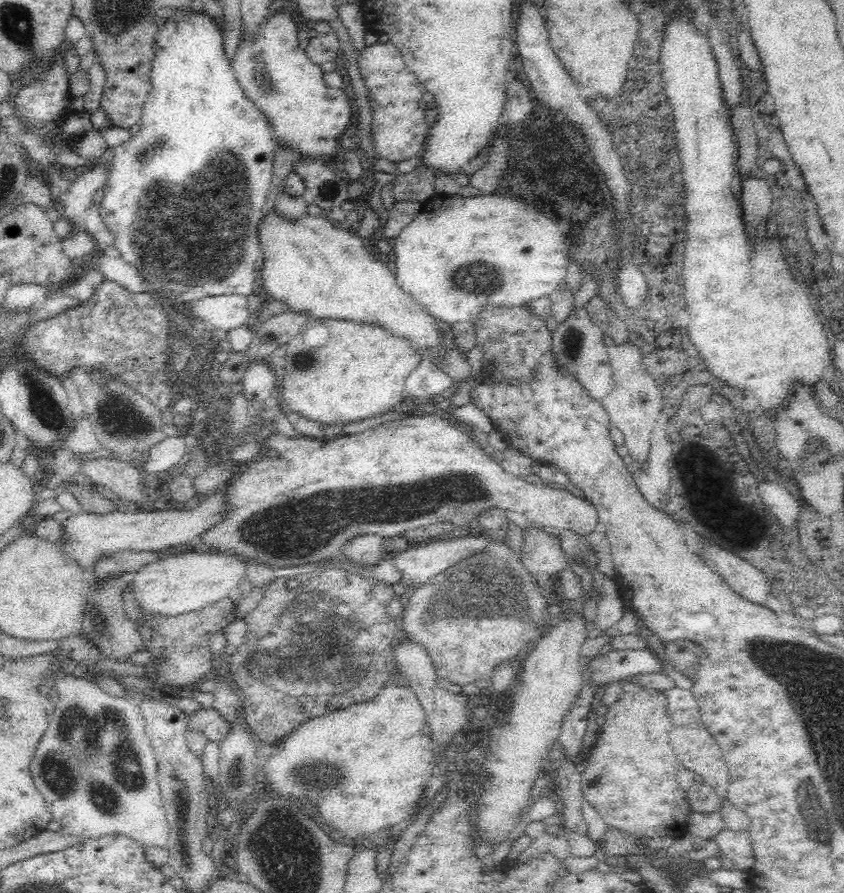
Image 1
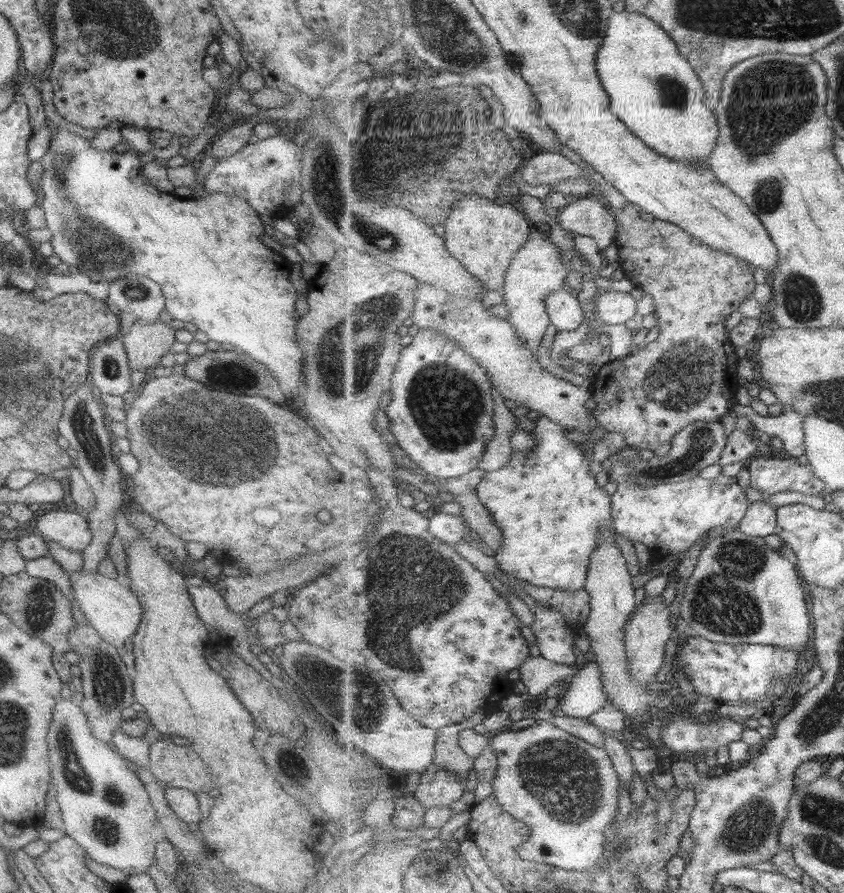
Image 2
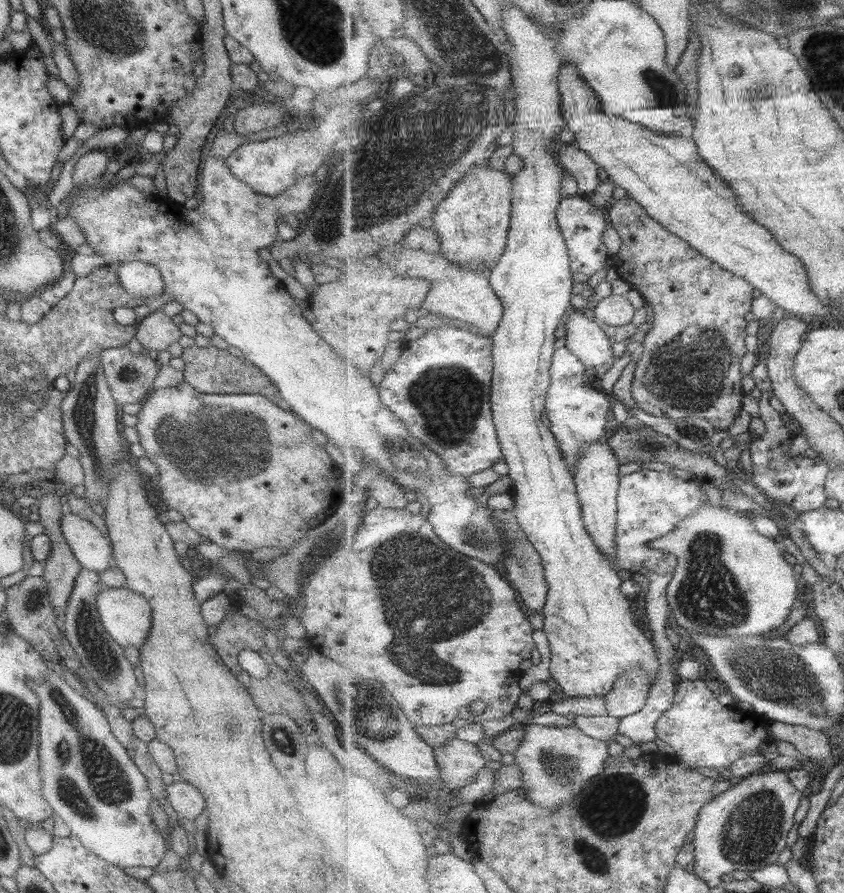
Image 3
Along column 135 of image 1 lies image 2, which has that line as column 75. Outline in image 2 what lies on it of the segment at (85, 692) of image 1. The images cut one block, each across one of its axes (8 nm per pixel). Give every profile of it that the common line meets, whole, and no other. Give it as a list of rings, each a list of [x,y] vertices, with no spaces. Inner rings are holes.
[[[77,698],[57,700],[45,740],[49,752],[51,780],[55,784],[55,798],[61,811],[64,834],[75,840],[85,849],[85,854],[99,864],[117,868],[127,875],[145,873],[145,870],[155,863],[156,839],[153,836],[153,828],[158,820],[143,783],[128,761],[123,759],[111,744],[101,743],[91,735],[91,727],[87,723],[87,717],[79,709]]]

